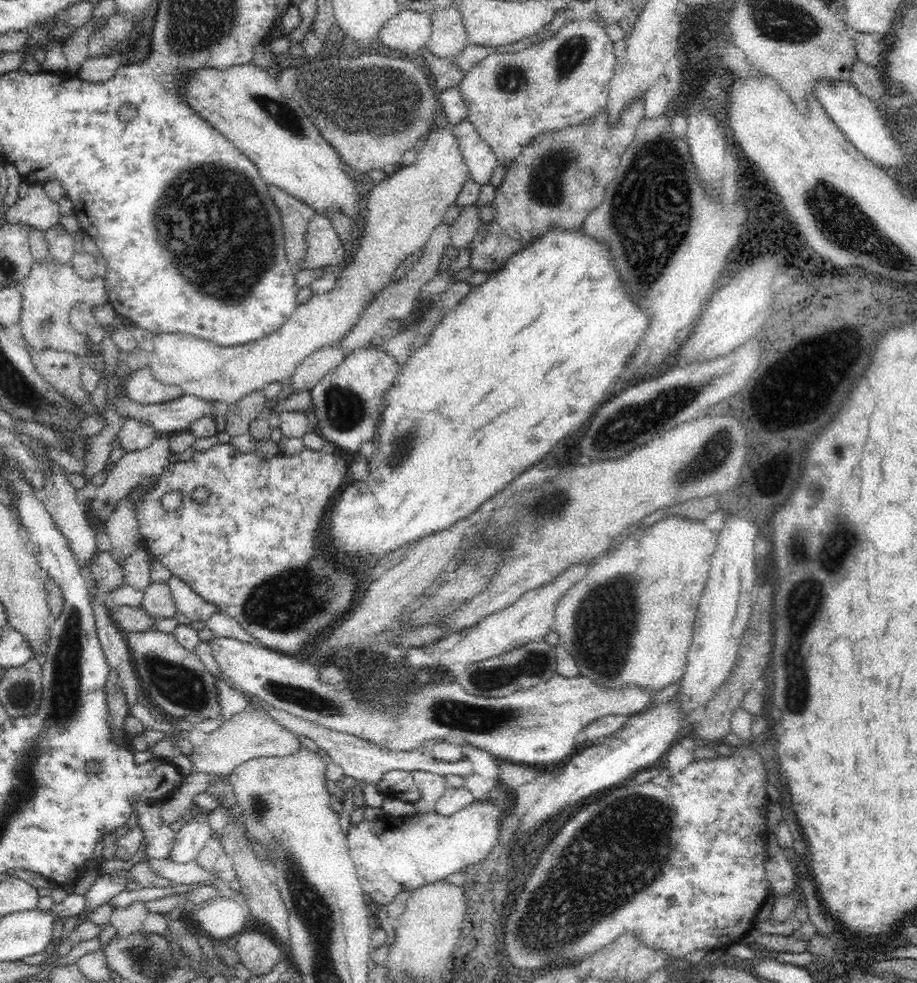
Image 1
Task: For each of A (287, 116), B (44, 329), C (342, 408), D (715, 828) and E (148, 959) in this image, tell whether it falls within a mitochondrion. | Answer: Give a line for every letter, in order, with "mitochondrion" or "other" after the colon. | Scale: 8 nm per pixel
A: mitochondrion
B: mitochondrion
C: mitochondrion
D: other
E: mitochondrion

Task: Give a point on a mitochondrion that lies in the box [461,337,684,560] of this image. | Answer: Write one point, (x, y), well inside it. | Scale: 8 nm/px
(546, 503)

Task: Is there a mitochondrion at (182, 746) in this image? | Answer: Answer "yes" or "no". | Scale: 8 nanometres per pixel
no

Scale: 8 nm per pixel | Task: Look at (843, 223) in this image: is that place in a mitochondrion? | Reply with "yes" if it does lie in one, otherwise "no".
yes

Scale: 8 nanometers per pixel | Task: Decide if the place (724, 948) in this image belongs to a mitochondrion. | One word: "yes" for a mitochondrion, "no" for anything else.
no

